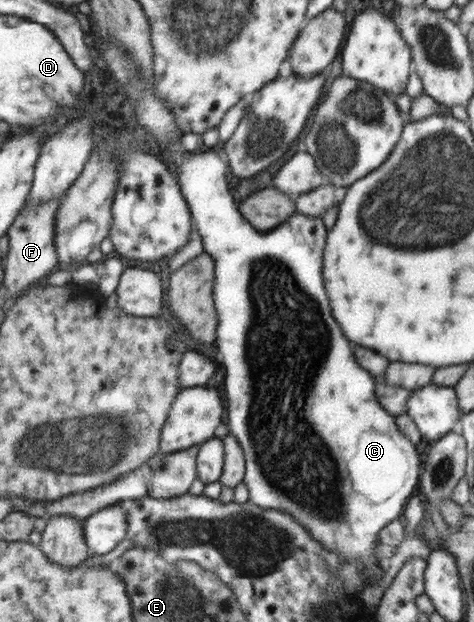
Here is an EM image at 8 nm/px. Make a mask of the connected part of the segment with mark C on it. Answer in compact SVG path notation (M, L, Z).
M98 26L96 36L108 70L124 86L125 105L134 108L138 124L151 132L166 158L172 156L182 192L190 205L196 235L202 237L202 252L214 258L213 300L218 325L213 344L218 362L225 369L223 388L227 400L228 435L238 440L245 454L246 472L242 482L248 490L248 500L259 508L271 508L293 516L315 540L319 540L319 544L323 544L323 548L339 552L343 564L361 562L365 568L366 587L377 586L388 569L385 558L375 557L373 548L377 532L403 512L403 506L417 484L419 458L413 443L399 432L394 416L377 400L376 377L354 360L353 344L343 338L339 326L329 316L329 302L321 278L325 245L321 216L295 212L270 231L261 233L254 229L229 194L225 184L228 166L223 164L216 149L199 154L185 150L178 117L158 96L154 79L143 77L129 51L102 36Z

